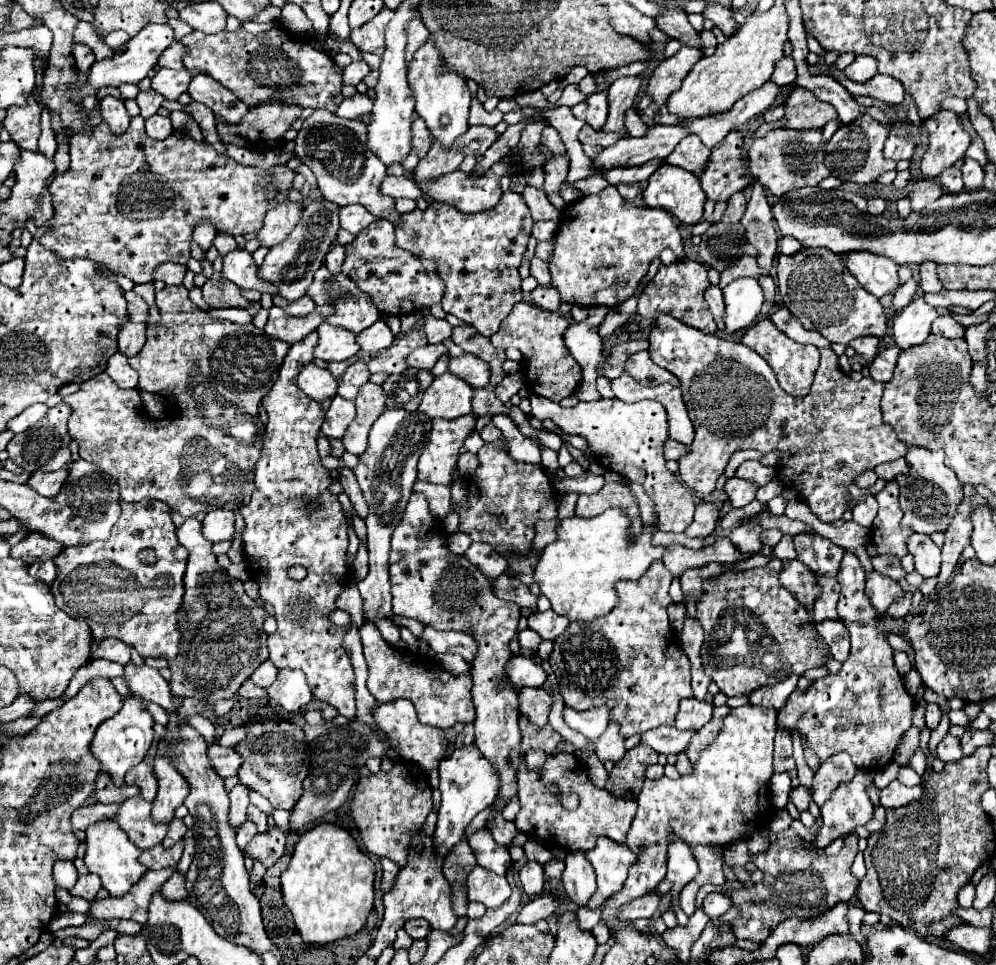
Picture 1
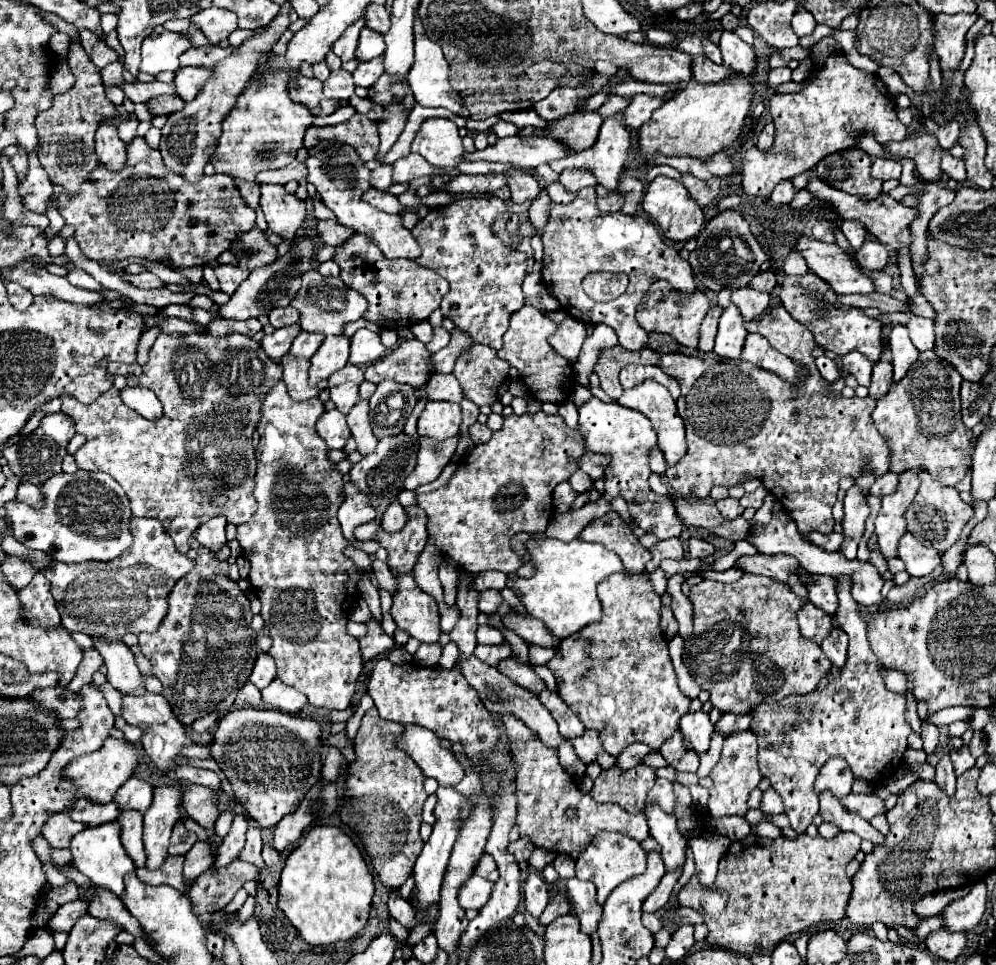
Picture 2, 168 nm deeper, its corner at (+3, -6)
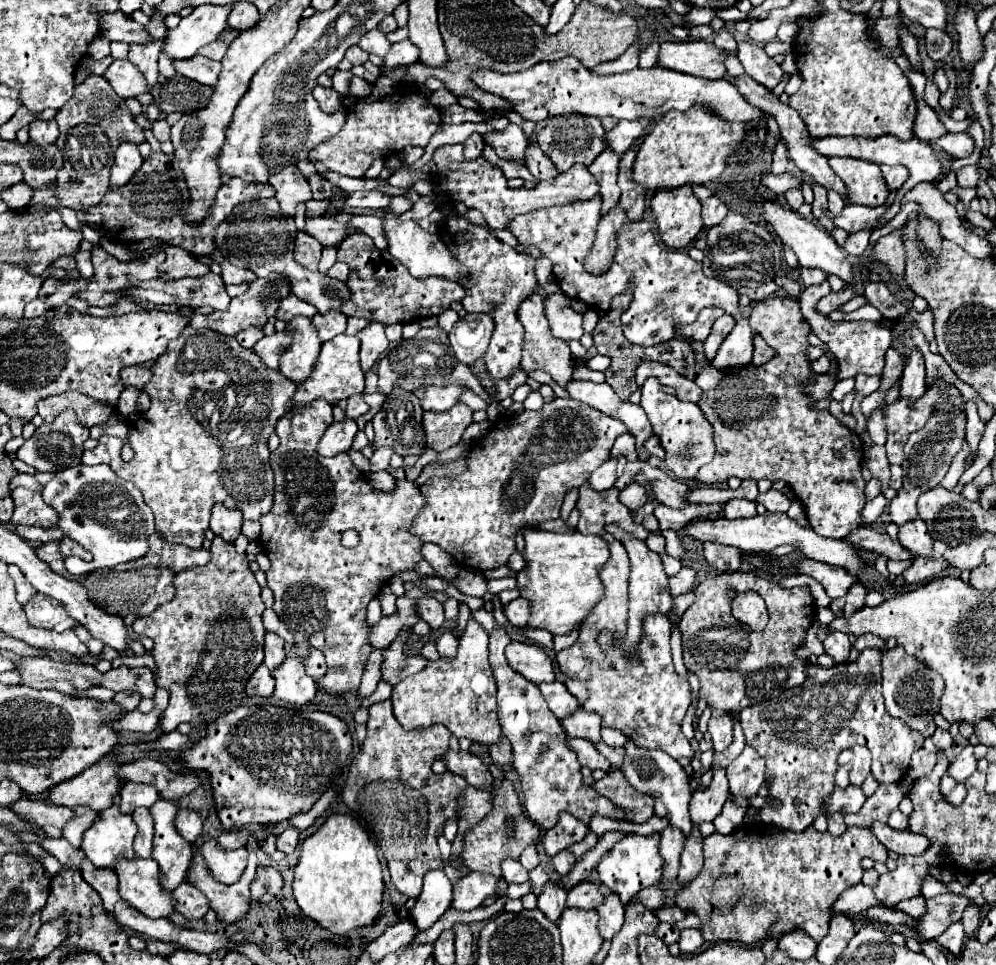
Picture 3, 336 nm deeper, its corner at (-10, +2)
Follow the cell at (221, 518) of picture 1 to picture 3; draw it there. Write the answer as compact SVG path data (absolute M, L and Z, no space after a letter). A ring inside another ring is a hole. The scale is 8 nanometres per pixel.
M214 505L212 507L212 517L210 517L210 529L222 537L224 541L232 543L240 535L242 527L242 513L232 511L224 505Z

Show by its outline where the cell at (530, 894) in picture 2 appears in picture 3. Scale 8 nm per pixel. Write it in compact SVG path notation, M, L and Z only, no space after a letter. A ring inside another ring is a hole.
M548 881L542 887L542 893L538 897L538 909L550 921L558 921L558 917L564 911L564 907L566 907L566 889L560 887L556 881Z

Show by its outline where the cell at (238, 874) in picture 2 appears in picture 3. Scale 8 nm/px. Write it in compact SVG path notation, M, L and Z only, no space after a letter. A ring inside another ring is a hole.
M180 883L176 889L174 889L174 897L176 897L176 911L182 913L184 917L188 919L202 919L208 909L210 909L210 903L208 903L208 897L204 897L196 887L192 887L190 883Z

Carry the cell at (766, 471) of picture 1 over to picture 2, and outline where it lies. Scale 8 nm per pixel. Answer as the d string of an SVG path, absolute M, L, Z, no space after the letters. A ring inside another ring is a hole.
M759 487L757 491L753 491L753 493L749 493L749 495L745 495L739 503L747 509L747 507L753 507L753 509L759 509L761 505L763 505L763 499L765 499L765 495L767 495L767 489L765 487Z

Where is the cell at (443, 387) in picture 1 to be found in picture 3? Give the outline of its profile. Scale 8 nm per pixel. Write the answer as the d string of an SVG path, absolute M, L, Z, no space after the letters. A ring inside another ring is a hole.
M456 403L452 409L440 413L424 413L424 431L428 447L432 447L434 451L444 451L456 445L470 423L472 409L466 403Z

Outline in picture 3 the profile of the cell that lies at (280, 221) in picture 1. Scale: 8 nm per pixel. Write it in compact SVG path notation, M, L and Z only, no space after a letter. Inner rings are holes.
M296 165L284 167L282 171L274 173L270 177L270 185L276 189L276 199L286 215L294 215L300 203L306 203L308 199L312 199L310 185Z

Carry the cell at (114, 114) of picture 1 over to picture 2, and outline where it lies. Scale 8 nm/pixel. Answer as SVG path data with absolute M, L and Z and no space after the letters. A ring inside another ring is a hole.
M101 123L99 131L95 133L95 151L99 163L103 163L111 171L119 171L125 165L125 143L117 137L117 125Z

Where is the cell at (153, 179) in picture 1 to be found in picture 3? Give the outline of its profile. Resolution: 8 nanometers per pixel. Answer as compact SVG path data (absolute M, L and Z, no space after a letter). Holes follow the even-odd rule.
M162 151L152 153L140 167L140 171L126 183L126 187L110 187L104 199L96 207L88 207L86 213L100 213L100 233L112 243L138 243L148 237L162 239L170 245L180 245L196 257L212 255L216 251L214 233L218 225L232 213L232 209L246 199L268 199L274 197L274 189L268 183L248 183L240 177L232 177L226 185L222 185L216 193L216 199L210 207L210 217L200 223L186 223L184 209L190 203L190 191L180 171L174 155L166 155Z

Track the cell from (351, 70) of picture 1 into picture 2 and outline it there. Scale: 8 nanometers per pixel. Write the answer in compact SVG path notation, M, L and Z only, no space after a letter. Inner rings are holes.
M375 57L375 59L371 59L371 61L359 63L359 67L357 67L355 73L353 73L353 79L355 79L355 85L369 89L383 73L385 73L383 57Z

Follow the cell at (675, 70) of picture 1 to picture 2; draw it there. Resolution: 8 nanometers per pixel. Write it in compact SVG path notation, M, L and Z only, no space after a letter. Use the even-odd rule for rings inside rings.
M637 95L635 99L631 99L627 109L623 109L623 119L621 119L623 127L639 129L645 121L651 119L653 111L661 107L663 103L665 103L663 99L651 99L649 95Z

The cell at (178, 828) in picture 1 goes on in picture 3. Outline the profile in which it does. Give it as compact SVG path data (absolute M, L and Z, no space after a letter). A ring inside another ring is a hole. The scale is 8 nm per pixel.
M180 809L176 817L176 829L188 843L196 843L196 839L202 835L202 819L196 811Z

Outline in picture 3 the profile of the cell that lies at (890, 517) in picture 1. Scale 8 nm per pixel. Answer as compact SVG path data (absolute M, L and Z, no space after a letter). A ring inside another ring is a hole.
M948 409L948 411L934 413L920 431L914 431L910 435L910 439L906 441L906 447L904 447L904 453L908 455L908 459L902 463L904 485L898 491L898 495L890 501L890 507L888 507L888 515L890 515L892 523L896 523L898 527L902 527L904 523L908 523L908 521L912 521L912 519L918 517L918 511L916 511L918 497L922 493L934 489L944 479L944 475L948 473L952 457L962 447L964 427L966 427L966 415L958 413L954 409Z

